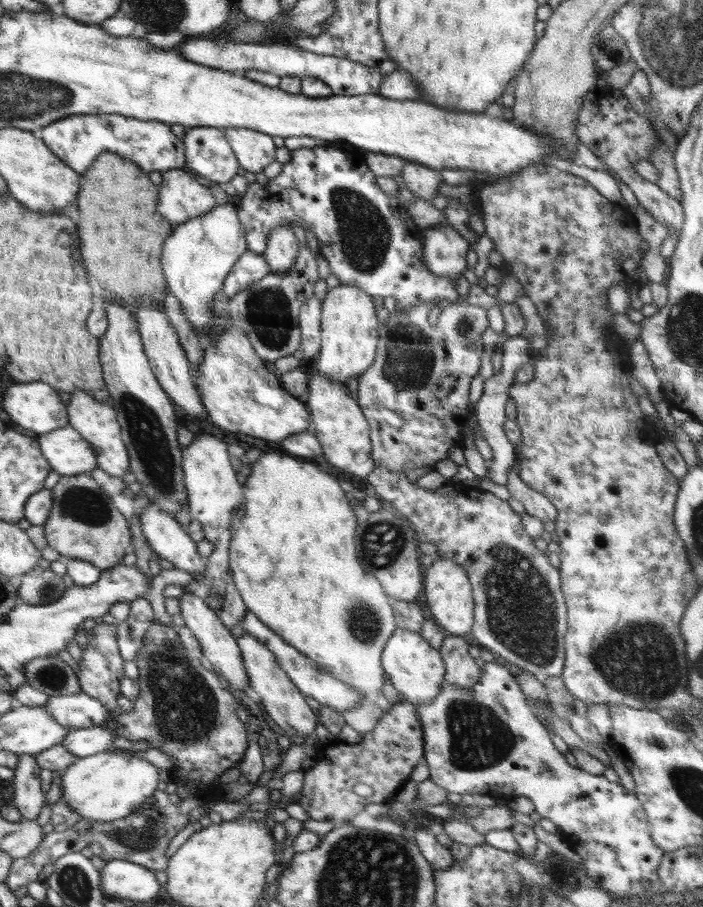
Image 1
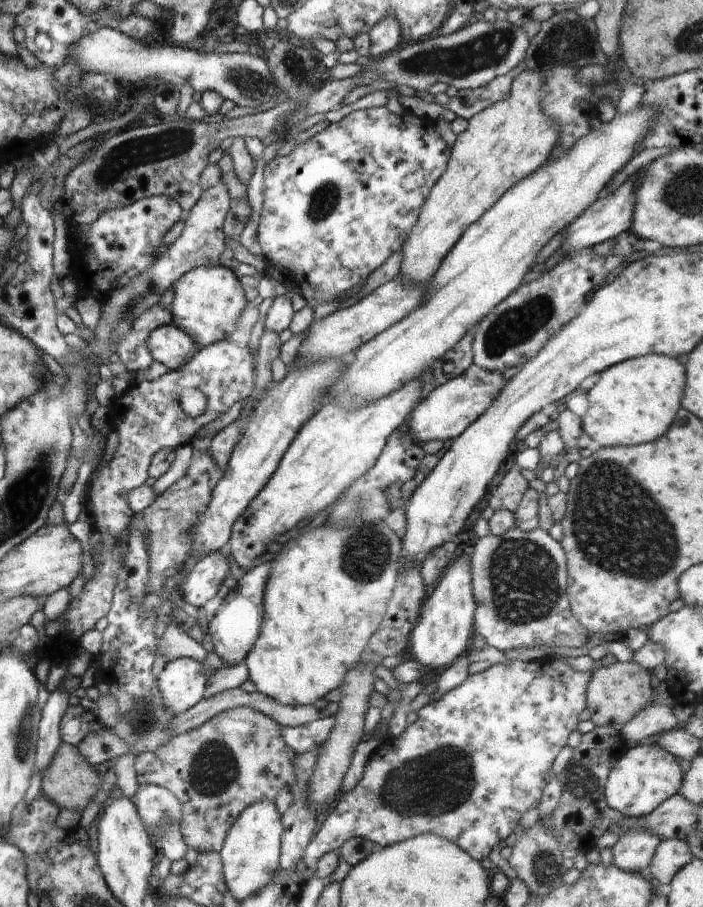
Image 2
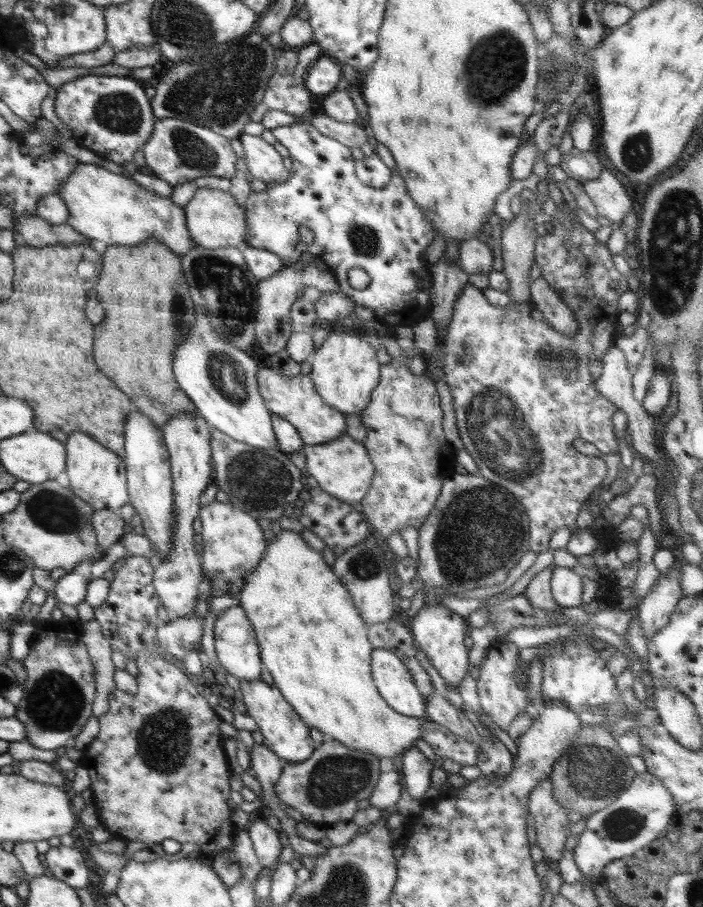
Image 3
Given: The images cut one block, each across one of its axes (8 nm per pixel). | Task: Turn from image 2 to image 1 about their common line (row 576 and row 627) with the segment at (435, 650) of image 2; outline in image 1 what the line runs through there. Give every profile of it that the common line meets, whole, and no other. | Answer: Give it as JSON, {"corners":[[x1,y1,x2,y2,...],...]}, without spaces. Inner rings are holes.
{"corners":[[436,557,436,561,424,569,423,583,431,619,447,635,470,638,475,604,467,572,459,564,447,558]]}

